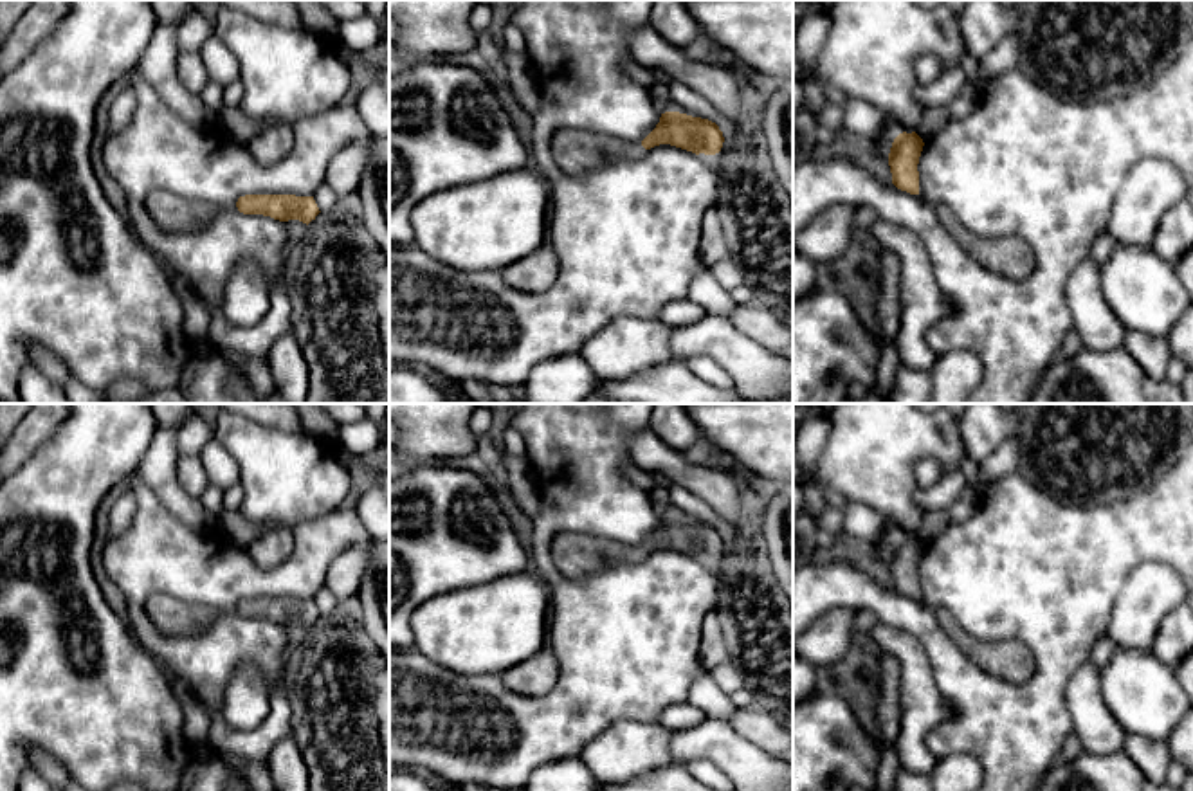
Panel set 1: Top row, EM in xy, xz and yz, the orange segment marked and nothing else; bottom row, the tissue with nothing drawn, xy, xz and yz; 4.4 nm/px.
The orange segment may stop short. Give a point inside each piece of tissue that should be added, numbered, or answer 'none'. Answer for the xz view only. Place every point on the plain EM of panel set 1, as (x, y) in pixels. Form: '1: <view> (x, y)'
1: xz (575, 555)

